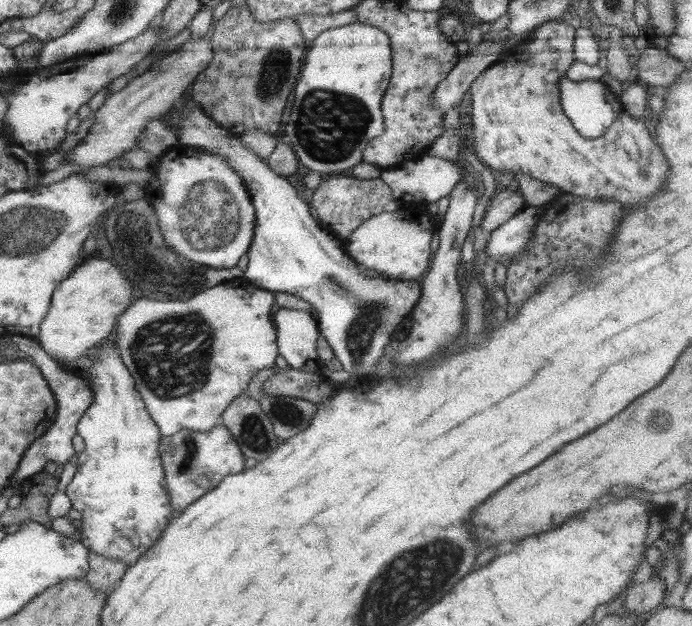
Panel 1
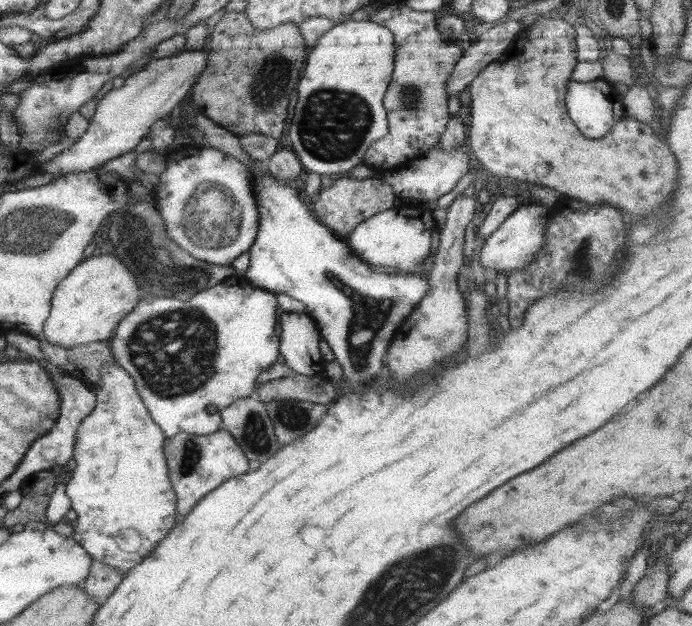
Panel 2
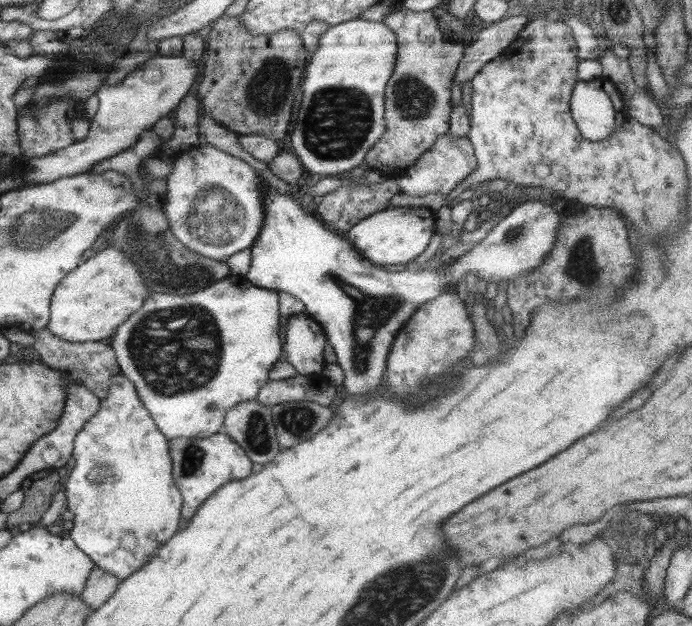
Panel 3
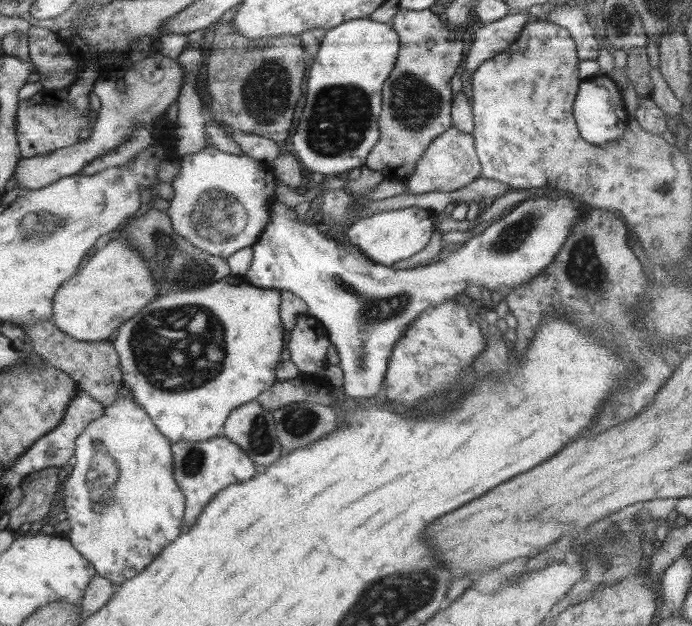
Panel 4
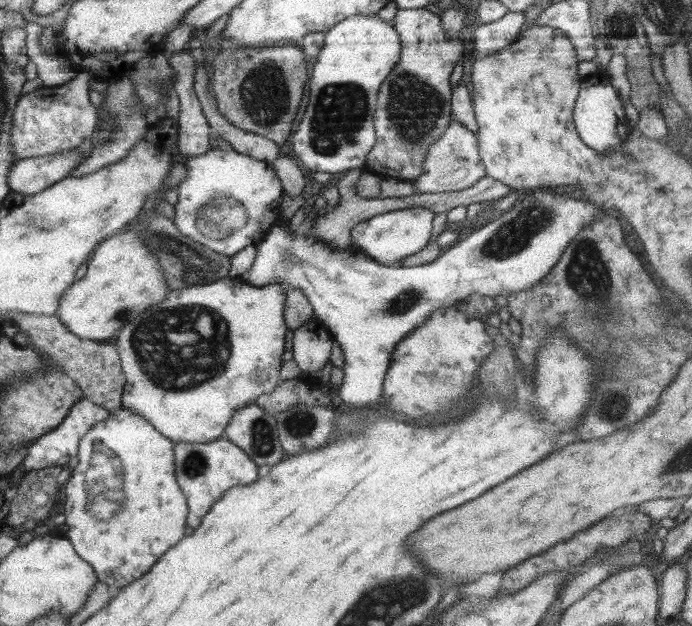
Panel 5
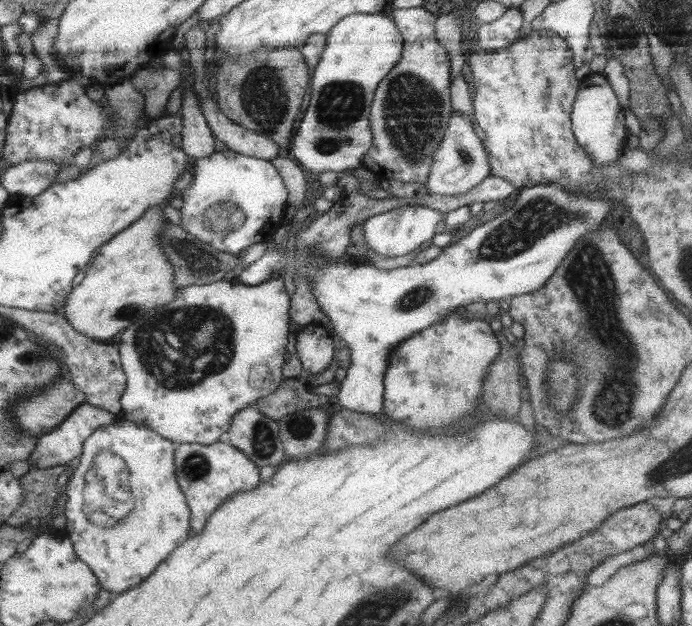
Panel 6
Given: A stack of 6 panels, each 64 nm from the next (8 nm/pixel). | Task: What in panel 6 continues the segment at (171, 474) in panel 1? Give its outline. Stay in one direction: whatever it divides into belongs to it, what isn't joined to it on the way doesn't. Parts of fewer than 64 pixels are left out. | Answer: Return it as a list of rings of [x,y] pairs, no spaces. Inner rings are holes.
[[[218,441],[208,446],[204,446],[202,443],[179,444],[175,449],[174,462],[177,483],[185,493],[187,505],[191,510],[190,528],[196,534],[202,533],[208,517],[233,494],[236,494],[239,490],[254,490],[260,484],[260,467],[243,452],[240,452],[239,448],[230,443]]]

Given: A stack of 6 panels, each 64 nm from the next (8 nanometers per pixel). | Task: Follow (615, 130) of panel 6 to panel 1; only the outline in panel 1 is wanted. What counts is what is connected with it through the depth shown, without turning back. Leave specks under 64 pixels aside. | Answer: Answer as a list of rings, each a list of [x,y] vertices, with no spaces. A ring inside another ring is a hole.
[[[567,77],[558,81],[560,87],[560,102],[564,116],[571,120],[574,128],[587,139],[600,138],[611,124],[618,119],[623,112],[620,102],[620,92],[611,85],[607,86],[601,80],[584,80],[583,82],[572,82]]]

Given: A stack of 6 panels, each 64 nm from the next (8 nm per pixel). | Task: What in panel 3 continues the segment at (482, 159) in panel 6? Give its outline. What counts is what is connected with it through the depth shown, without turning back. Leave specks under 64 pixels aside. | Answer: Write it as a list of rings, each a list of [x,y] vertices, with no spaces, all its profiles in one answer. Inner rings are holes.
[[[444,133],[410,168],[398,175],[390,176],[390,179],[394,179],[396,186],[400,188],[400,193],[406,196],[448,195],[462,180],[473,174],[476,167],[477,158],[469,138]]]

